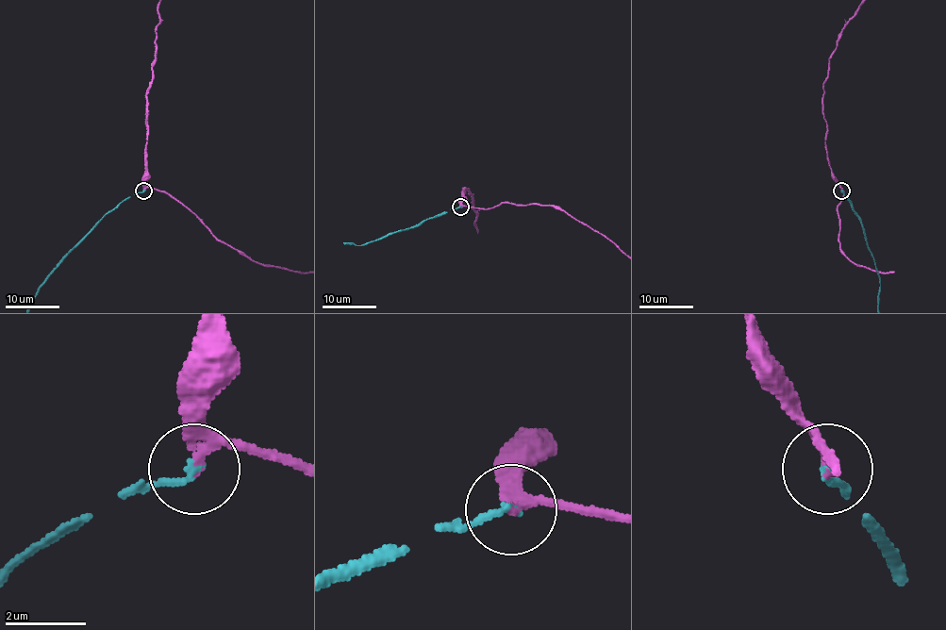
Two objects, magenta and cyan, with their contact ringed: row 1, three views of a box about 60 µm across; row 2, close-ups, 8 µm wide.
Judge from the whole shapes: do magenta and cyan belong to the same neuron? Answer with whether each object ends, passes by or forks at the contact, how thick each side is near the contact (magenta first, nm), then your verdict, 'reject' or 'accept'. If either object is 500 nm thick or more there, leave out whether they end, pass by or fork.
magenta passes by; cyan ends there; 160 nm thick on the magenta side, 180 nm on the other; accept

